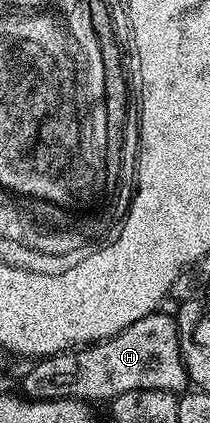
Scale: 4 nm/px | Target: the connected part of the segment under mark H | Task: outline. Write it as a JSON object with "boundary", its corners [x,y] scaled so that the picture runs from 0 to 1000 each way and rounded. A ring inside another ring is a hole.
{"boundary":[[[752,733],[662,752],[662,761],[624,761],[567,790],[510,804],[467,804],[452,813],[410,813],[324,832],[271,832],[171,853],[176,861],[100,898],[95,924],[143,946],[462,946],[533,948],[543,936],[581,936],[595,927],[638,927],[667,917],[733,917],[857,929],[900,908],[895,879],[862,842],[862,801],[843,787],[843,761],[786,733]]]}

